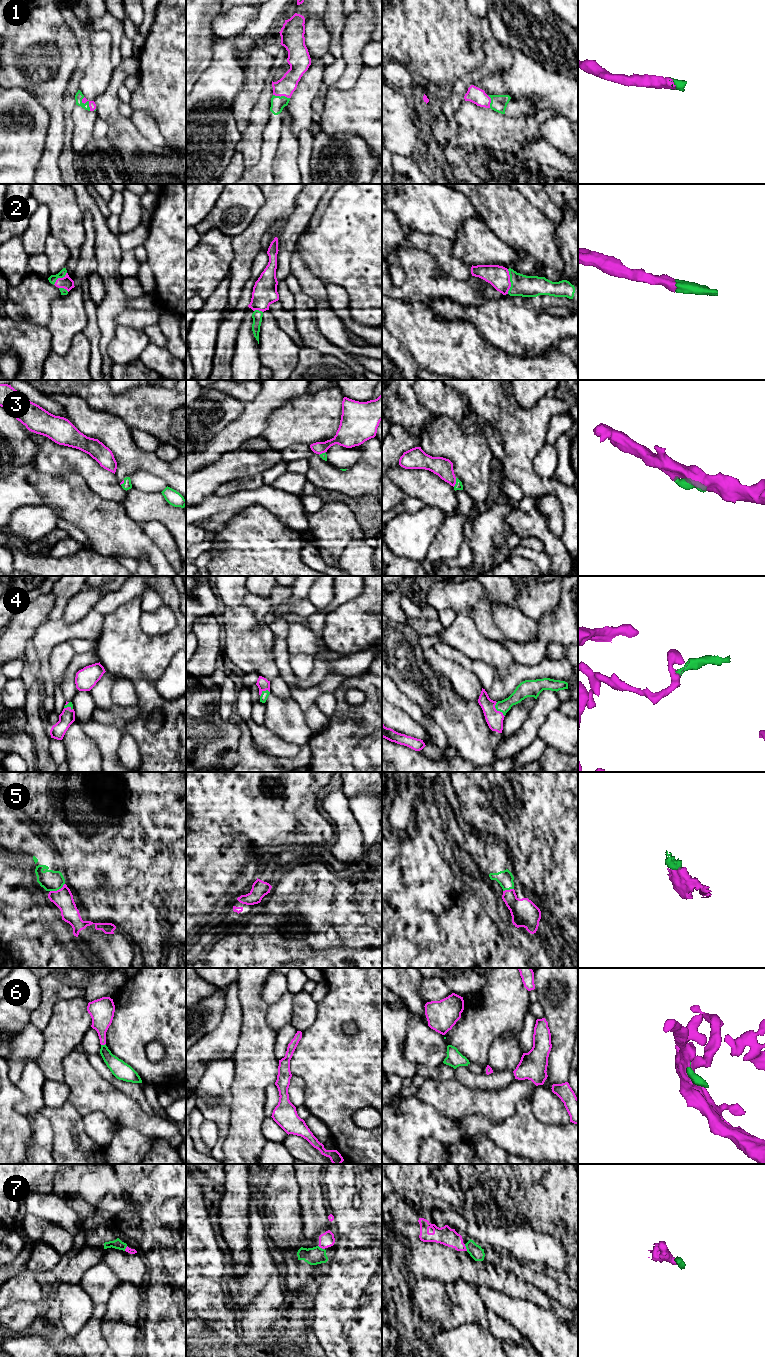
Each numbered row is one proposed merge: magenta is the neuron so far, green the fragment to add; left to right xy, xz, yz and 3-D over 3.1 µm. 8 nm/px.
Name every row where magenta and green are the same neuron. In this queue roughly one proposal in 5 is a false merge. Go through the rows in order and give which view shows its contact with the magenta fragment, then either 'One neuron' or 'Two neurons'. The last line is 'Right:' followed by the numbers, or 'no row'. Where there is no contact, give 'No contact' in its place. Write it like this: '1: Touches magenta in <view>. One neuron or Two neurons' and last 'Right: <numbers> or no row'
1: Touches magenta in xy. One neuron
2: Touches magenta in yz. One neuron
3: Touches magenta in yz. One neuron
4: Touches magenta in yz. One neuron
5: Touches magenta in xy. One neuron
6: Touches magenta in xy. One neuron
7: Touches magenta in xz. One neuron
Right: 1, 2, 3, 4, 5, 6, 7

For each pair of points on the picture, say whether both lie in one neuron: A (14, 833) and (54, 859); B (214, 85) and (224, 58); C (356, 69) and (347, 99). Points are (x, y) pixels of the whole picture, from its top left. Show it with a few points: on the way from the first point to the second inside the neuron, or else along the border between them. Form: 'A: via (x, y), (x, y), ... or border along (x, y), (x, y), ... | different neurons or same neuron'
A: via (24, 837), (44, 853) | same neuron
B: via (221, 78), (224, 75), (224, 65) | same neuron
C: border along (363, 68), (351, 88), (332, 87) | different neurons

